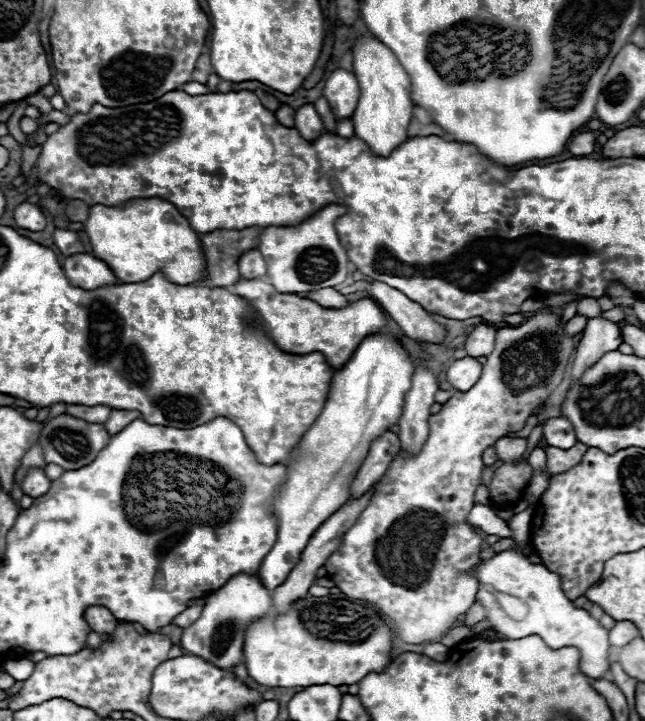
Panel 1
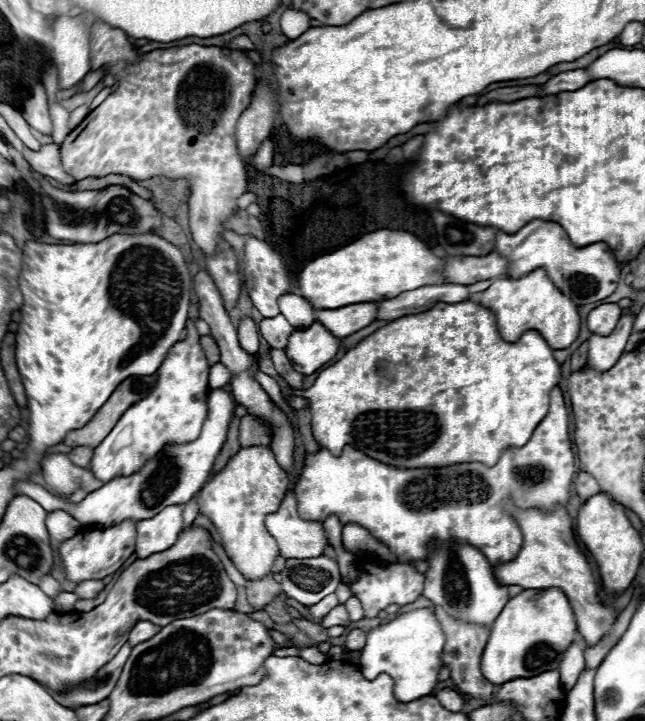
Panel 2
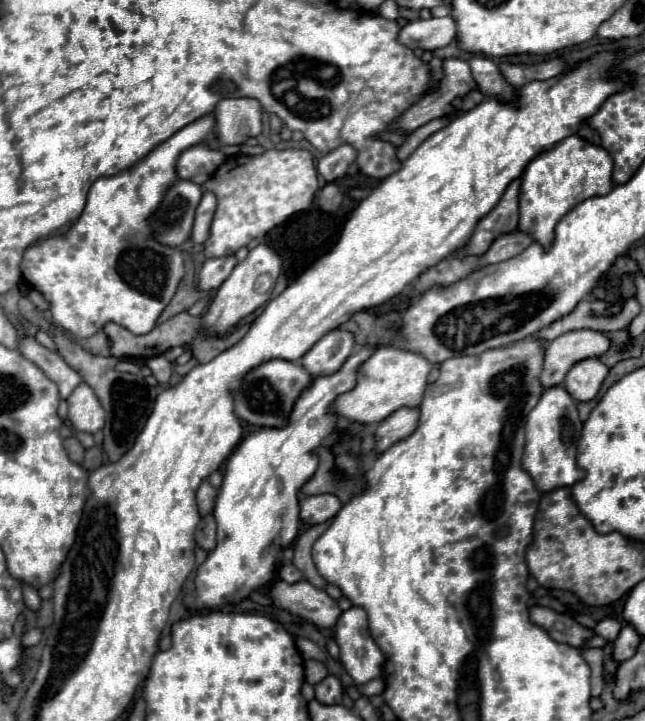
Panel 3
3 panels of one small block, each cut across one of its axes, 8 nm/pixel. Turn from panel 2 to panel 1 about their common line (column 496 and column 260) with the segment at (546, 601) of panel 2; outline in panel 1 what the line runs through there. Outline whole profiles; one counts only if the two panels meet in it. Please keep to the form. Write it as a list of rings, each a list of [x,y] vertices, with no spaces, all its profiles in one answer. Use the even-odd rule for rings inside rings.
[[[304,602],[292,604],[292,608],[286,614],[270,614],[260,620],[254,620],[248,624],[246,634],[244,634],[244,646],[242,646],[242,662],[248,668],[248,676],[258,682],[260,686],[284,686],[284,688],[294,688],[294,686],[314,686],[314,684],[358,684],[366,674],[370,672],[382,672],[390,664],[390,644],[392,644],[392,634],[388,626],[376,628],[364,644],[340,644],[340,642],[330,642],[326,638],[316,638],[310,634],[304,624],[300,622],[300,612],[304,608]]]

